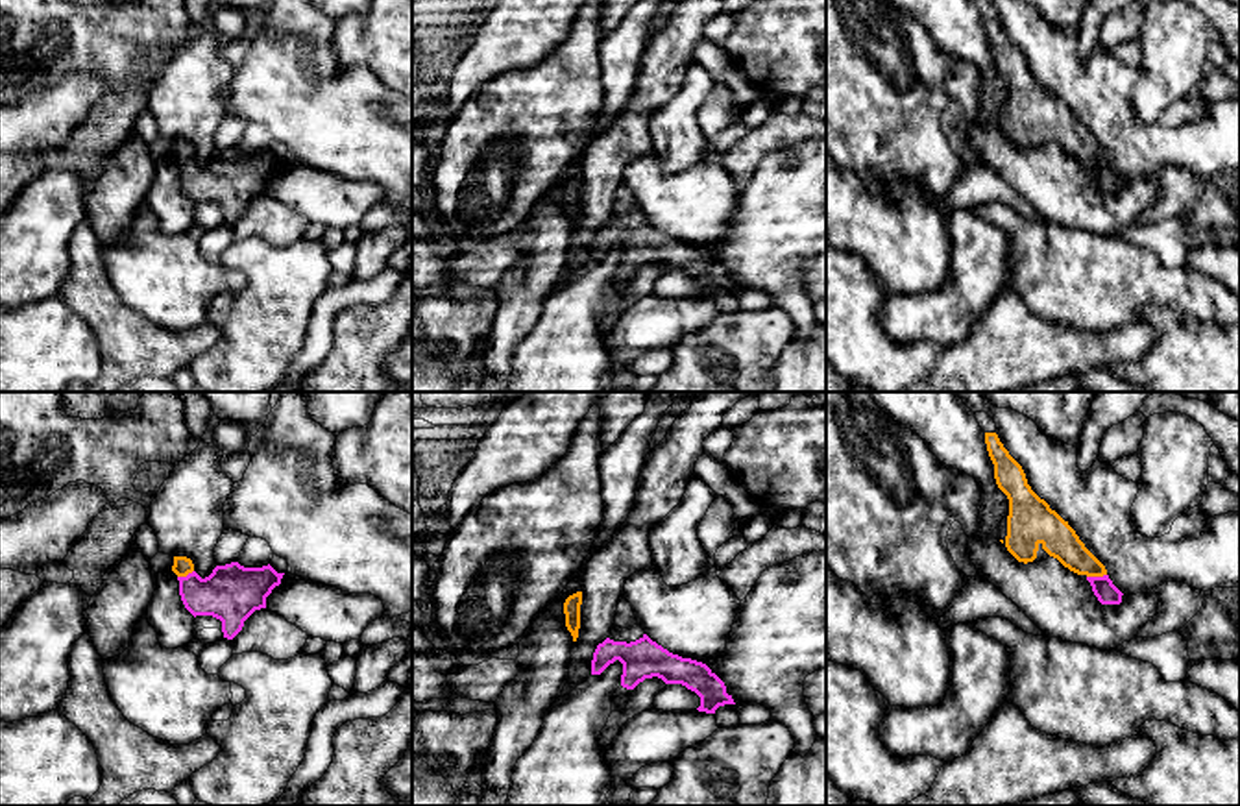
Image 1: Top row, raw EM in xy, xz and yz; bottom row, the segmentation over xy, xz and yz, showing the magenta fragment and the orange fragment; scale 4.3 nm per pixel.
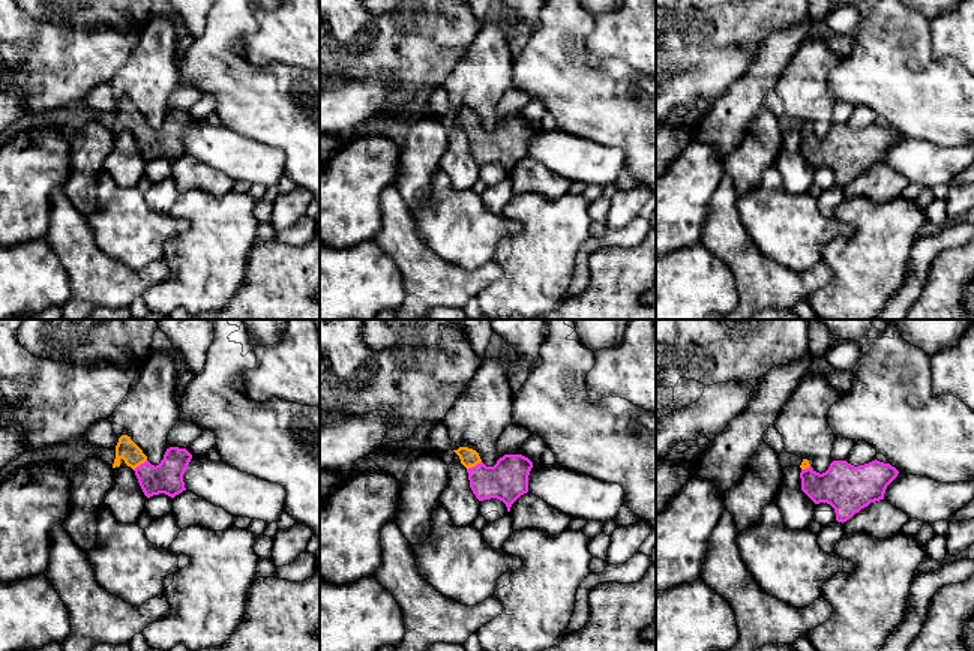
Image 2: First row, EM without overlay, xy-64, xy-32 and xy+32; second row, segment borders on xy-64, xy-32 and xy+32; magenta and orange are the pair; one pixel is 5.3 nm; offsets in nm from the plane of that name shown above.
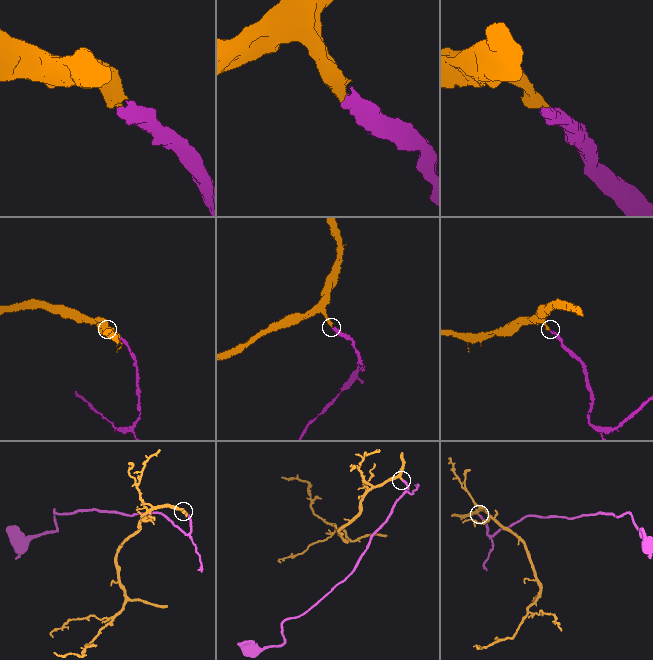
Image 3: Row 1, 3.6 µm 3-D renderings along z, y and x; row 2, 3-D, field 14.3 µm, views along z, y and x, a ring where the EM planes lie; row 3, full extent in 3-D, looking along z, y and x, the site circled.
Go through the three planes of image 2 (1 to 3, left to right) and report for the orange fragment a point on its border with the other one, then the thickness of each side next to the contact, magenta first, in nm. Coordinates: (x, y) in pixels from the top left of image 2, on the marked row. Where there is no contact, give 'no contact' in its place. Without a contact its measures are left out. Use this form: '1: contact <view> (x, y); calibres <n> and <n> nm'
1: contact xy-64 (141, 464); calibres 170 and 110 nm
2: contact xy-32 (473, 467); calibres 220 and 100 nm
3: contact xy+32 (806, 468); calibres 260 and 50 nm

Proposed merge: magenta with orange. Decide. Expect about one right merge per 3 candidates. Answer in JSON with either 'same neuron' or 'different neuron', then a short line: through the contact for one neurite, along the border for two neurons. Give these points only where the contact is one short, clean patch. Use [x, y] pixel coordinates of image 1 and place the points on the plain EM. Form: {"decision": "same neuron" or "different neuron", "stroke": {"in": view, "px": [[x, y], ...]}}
{"decision": "same neuron", "stroke": {"in": "yz", "px": [[1107, 180], [1096, 163], [1059, 126]]}}

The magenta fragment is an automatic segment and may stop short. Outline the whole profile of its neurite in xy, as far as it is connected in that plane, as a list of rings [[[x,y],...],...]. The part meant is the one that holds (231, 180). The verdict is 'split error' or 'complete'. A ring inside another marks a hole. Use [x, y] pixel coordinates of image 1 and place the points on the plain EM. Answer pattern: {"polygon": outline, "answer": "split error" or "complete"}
{"polygon": [[[174,142],[172,157],[179,166],[179,181],[185,194],[196,202],[213,202],[222,207],[224,224],[233,226],[244,207],[261,194],[266,183],[281,170],[285,159],[277,159],[270,150],[262,153],[244,153],[238,148],[216,152],[201,165],[187,142]]], "answer": "split error"}

